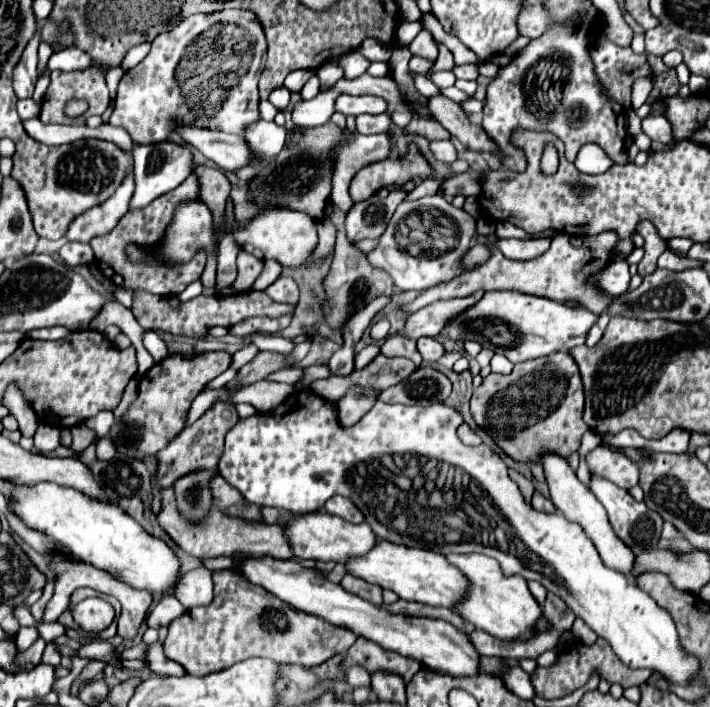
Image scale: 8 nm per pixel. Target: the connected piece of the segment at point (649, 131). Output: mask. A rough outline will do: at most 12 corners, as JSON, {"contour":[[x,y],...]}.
{"contour":[[665,116],[643,118],[653,142],[673,144],[673,124]]}

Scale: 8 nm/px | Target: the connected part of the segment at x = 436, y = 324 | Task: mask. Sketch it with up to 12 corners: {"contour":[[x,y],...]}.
{"contour":[[481,292],[429,304],[407,316],[401,334],[437,336],[449,318],[473,306]]}

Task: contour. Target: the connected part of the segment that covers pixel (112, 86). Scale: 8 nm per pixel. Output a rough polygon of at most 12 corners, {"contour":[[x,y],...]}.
{"contour":[[111,68],[105,74],[112,103],[125,71]]}

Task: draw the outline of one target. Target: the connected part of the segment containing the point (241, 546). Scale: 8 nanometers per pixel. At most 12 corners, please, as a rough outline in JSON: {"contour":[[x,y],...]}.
{"contour":[[173,488],[159,524],[197,558],[293,560],[285,526],[211,510],[193,526]]}

